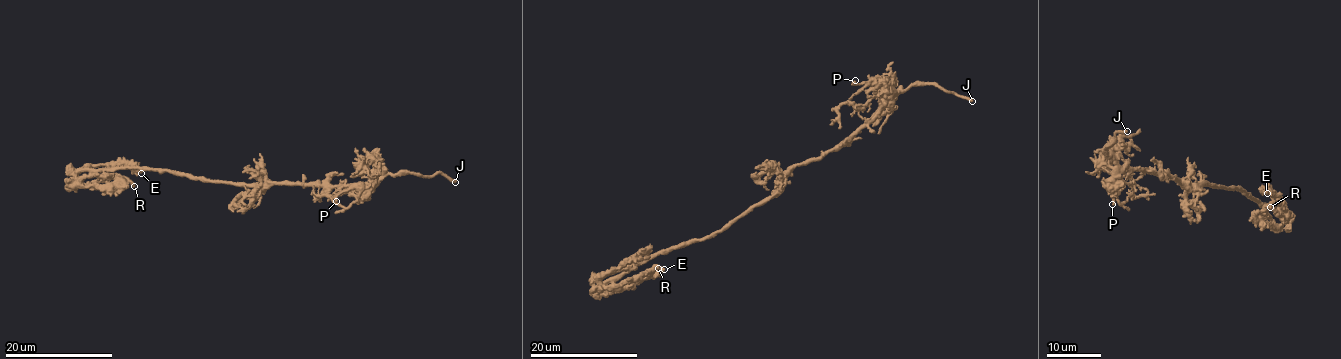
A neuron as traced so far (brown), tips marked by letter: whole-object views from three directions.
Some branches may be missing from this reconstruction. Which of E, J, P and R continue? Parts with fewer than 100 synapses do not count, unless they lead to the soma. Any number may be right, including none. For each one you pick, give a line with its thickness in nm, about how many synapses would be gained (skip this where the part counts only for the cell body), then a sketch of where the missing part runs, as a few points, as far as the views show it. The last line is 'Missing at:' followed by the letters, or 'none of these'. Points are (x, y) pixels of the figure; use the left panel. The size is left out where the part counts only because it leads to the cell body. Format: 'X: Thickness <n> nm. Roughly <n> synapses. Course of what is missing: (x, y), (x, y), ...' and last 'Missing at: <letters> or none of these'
J: Thickness 320 nm
Missing at: J

